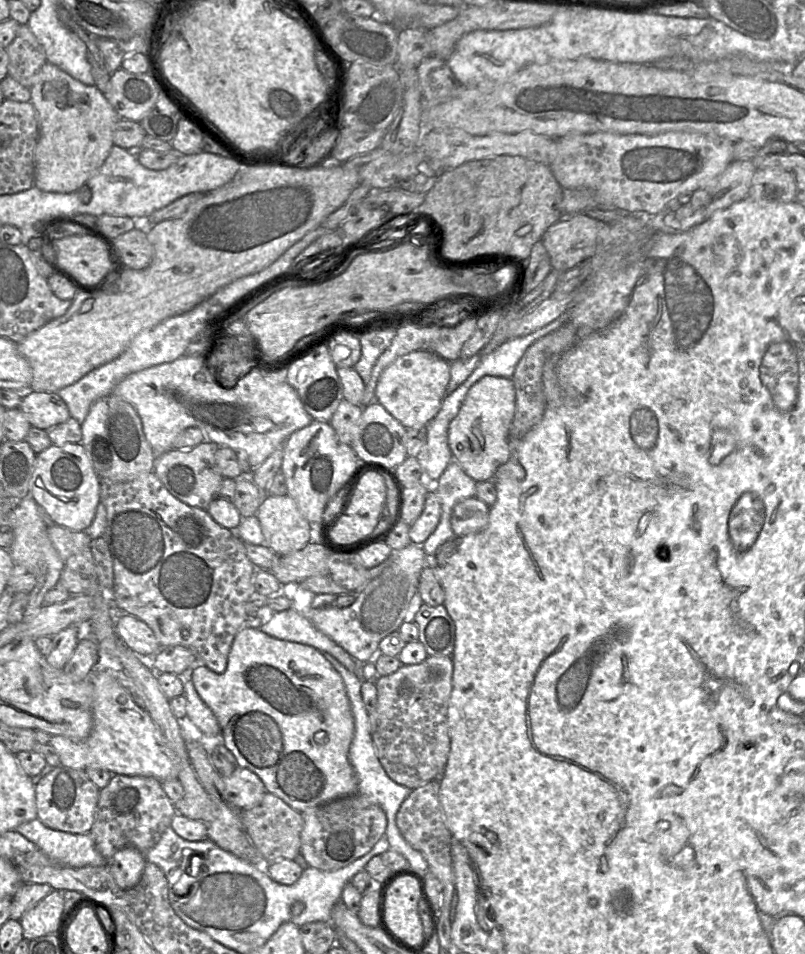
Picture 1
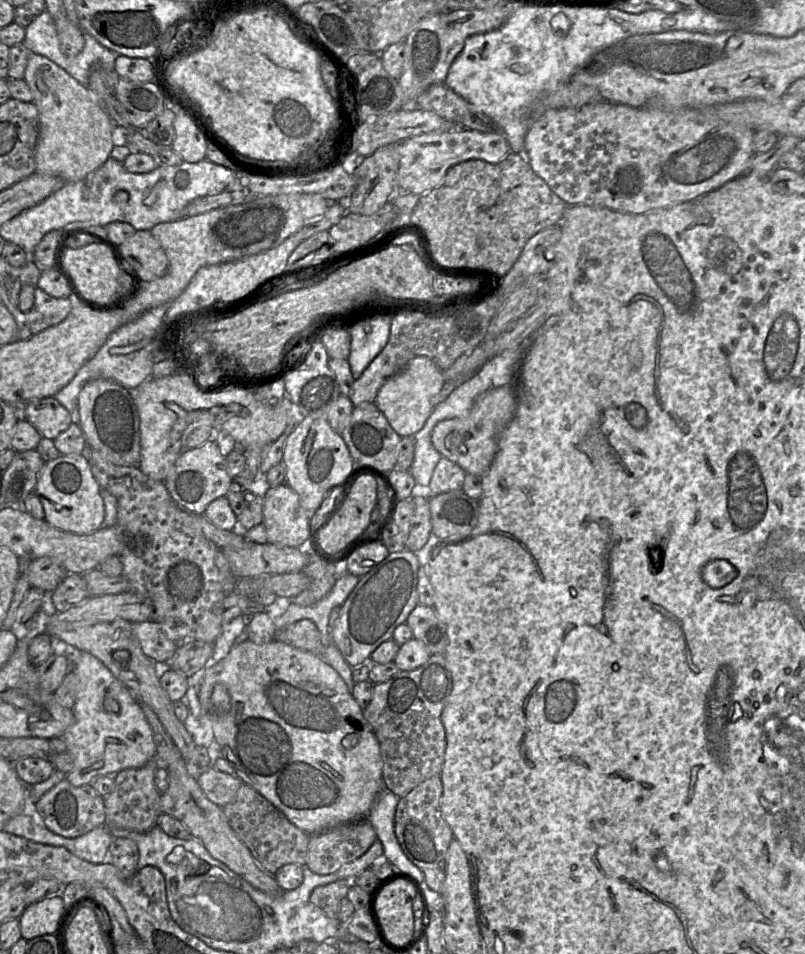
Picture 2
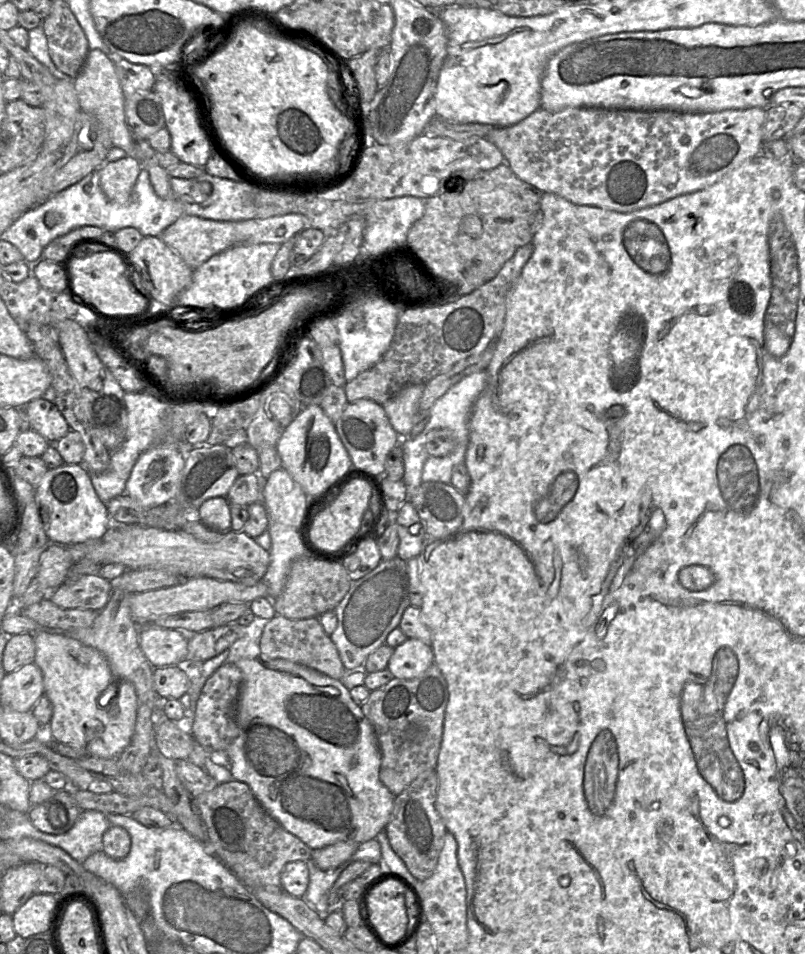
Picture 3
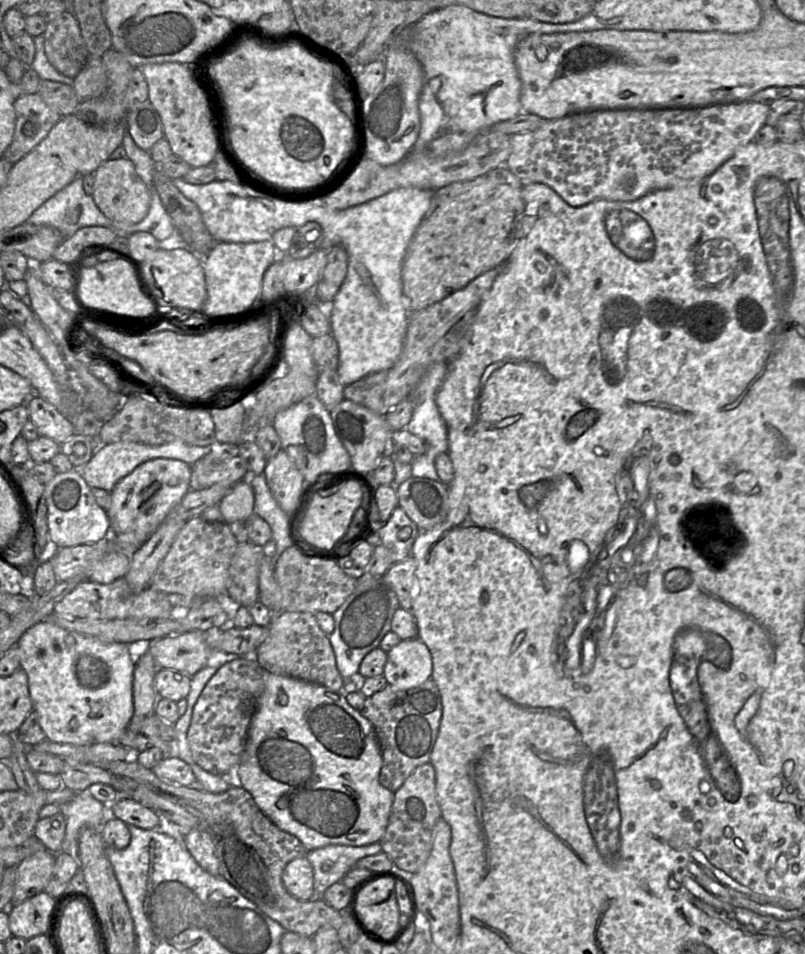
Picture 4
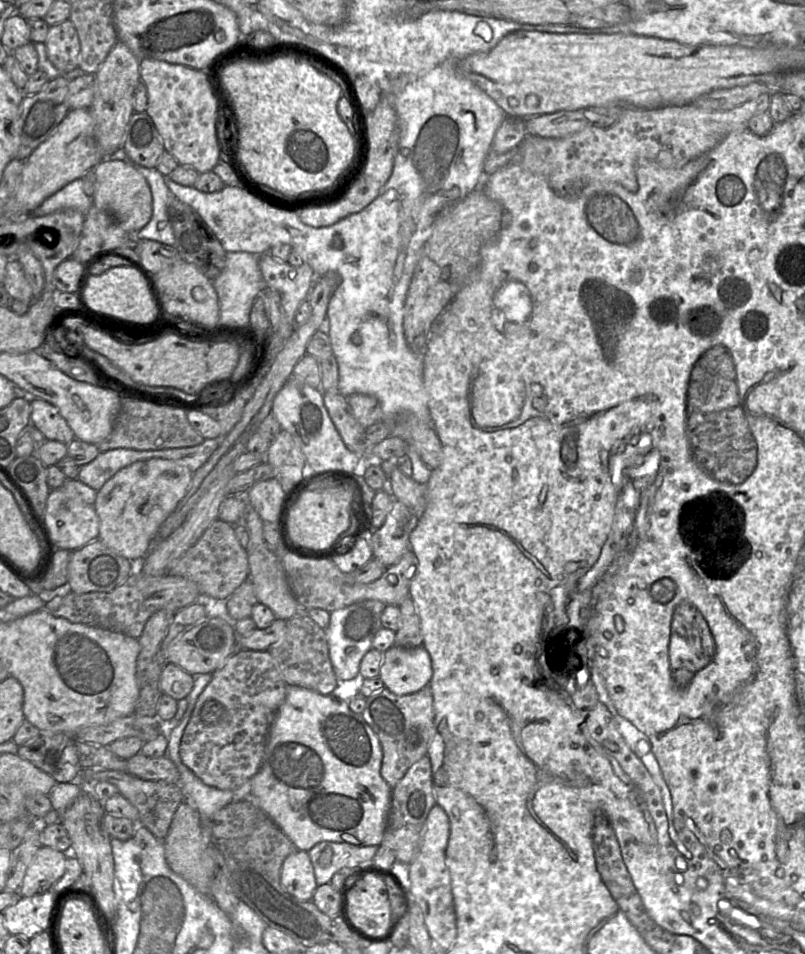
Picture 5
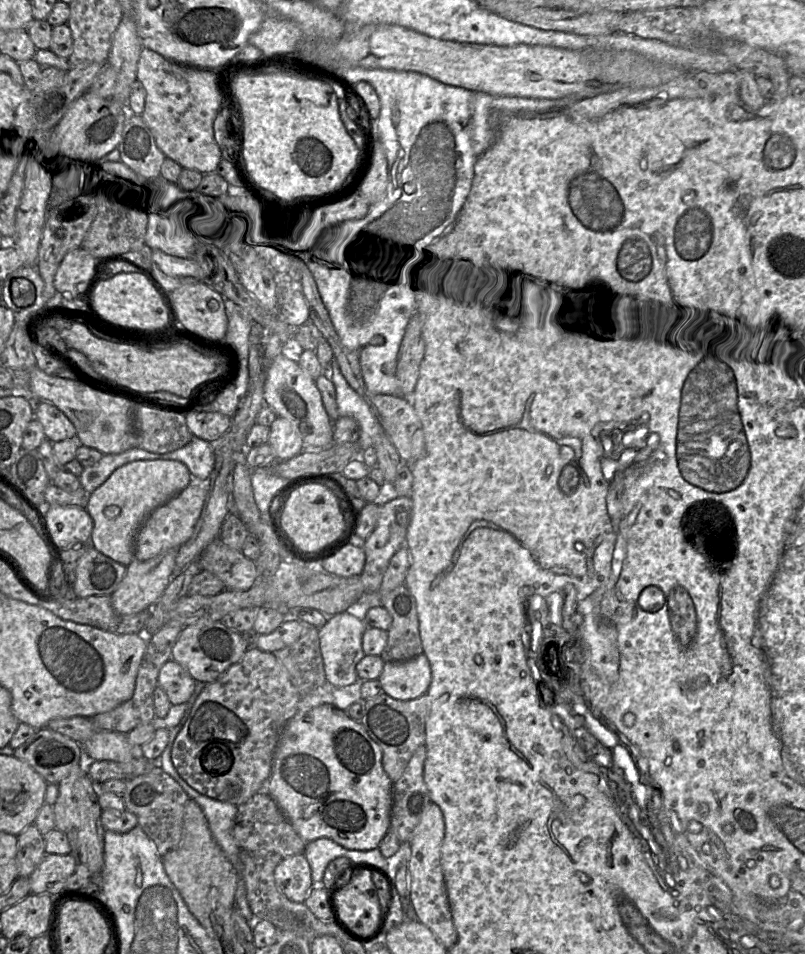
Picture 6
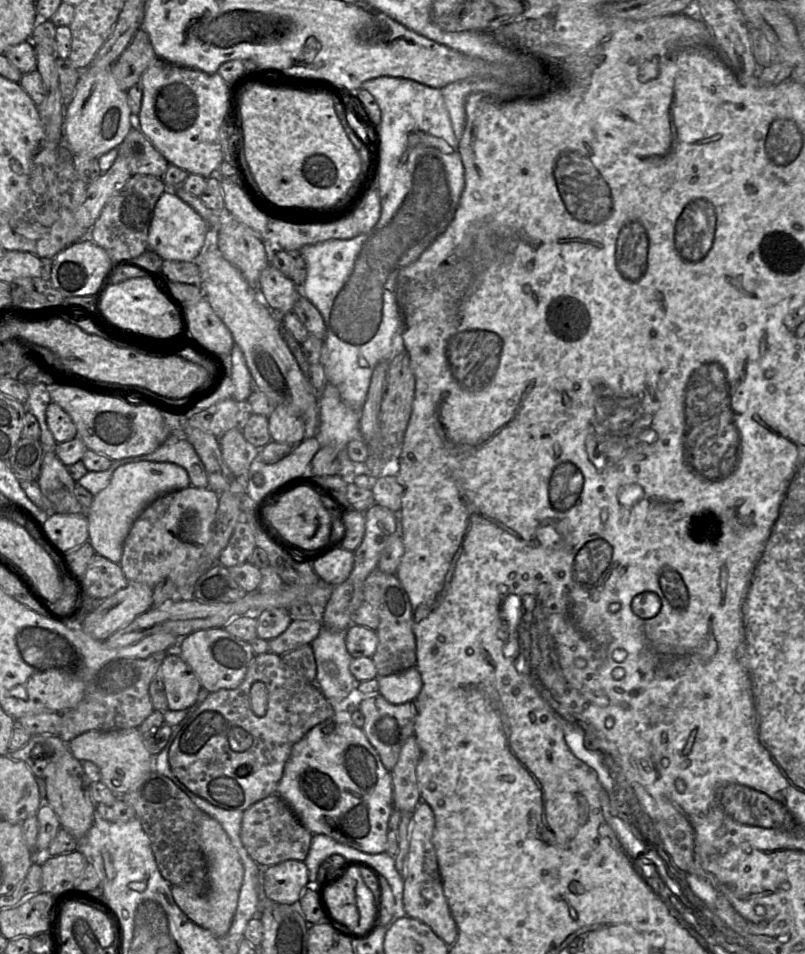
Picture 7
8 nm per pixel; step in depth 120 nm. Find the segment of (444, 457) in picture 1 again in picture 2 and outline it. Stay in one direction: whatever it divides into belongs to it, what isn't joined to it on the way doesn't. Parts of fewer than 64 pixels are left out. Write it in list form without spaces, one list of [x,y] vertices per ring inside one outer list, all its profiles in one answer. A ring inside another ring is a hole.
[[[426,420],[424,426],[413,435],[415,439],[415,454],[409,471],[413,475],[419,490],[427,490],[433,471],[442,457],[431,441],[431,433],[437,420]]]

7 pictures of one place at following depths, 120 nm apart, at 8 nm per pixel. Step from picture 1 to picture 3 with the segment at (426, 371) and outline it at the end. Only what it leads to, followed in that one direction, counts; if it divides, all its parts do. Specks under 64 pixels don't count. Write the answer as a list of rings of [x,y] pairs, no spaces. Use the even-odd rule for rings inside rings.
[[[424,385],[406,386],[382,404],[392,427],[398,434],[408,436],[412,427],[418,422],[419,403]]]

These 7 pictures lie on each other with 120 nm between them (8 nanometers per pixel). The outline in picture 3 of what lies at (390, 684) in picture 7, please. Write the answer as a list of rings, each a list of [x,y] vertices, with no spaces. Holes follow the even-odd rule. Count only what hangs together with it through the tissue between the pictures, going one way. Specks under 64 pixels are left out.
[[[407,638],[394,648],[387,669],[395,678],[413,679],[425,672],[434,663],[431,645],[420,639]]]

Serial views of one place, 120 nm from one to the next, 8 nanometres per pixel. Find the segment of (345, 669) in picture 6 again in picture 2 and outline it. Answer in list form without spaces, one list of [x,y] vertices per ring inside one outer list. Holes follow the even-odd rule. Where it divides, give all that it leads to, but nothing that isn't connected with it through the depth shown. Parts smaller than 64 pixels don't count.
[[[407,549],[390,552],[371,571],[360,577],[357,585],[341,606],[341,614],[331,629],[331,638],[345,660],[353,667],[355,683],[369,679],[370,668],[361,665],[384,641],[392,638],[395,628],[406,622],[411,611],[419,604],[417,580],[419,560]]]

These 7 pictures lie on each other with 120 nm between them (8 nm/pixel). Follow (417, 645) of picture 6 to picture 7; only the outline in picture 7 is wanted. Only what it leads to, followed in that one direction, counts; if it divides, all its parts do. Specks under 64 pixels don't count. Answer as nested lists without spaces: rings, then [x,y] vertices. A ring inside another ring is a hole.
[[[378,568],[372,571],[364,582],[363,597],[363,603],[370,604],[379,617],[379,625],[375,630],[378,644],[371,657],[378,676],[397,674],[416,666],[417,650],[413,631],[412,606],[396,574],[385,573]]]

